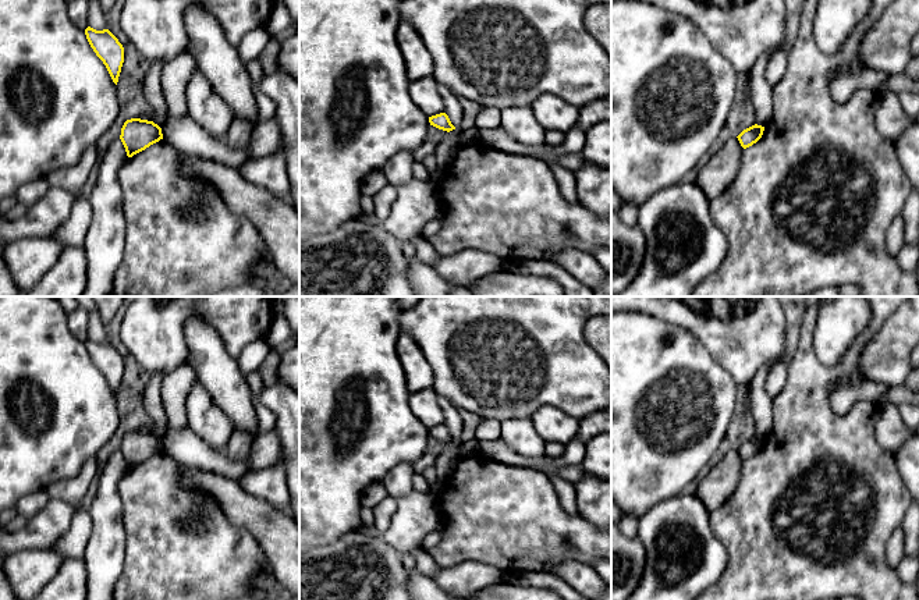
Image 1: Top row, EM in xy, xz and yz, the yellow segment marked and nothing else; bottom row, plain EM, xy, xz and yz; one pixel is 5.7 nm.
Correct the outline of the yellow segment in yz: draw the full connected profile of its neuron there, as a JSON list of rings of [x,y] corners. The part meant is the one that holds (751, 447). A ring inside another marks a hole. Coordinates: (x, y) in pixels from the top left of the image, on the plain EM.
[[[755,436],[752,439],[744,441],[737,450],[738,450],[741,458],[744,461],[746,461],[762,450],[763,443],[764,443],[764,439]]]

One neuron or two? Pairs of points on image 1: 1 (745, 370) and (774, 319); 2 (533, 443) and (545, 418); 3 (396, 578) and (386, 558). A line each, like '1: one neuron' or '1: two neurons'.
1: one neuron
2: two neurons
3: one neuron

